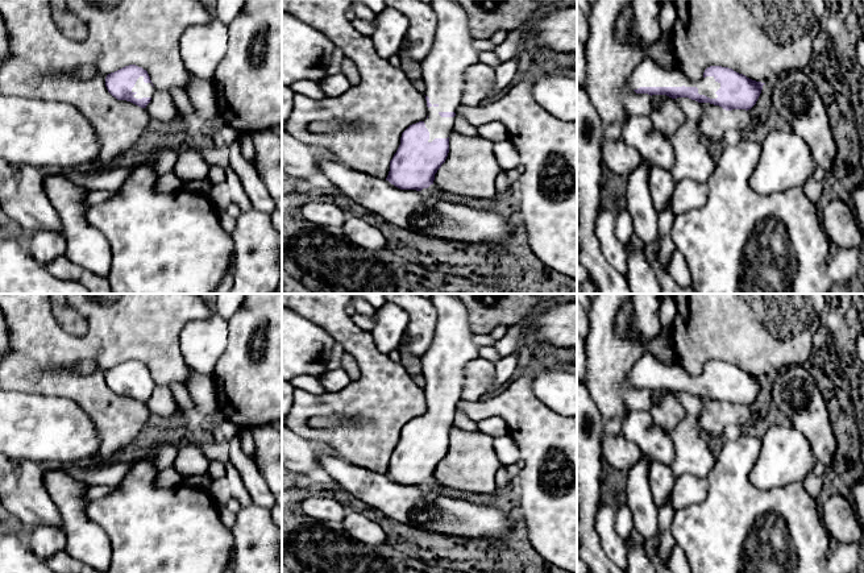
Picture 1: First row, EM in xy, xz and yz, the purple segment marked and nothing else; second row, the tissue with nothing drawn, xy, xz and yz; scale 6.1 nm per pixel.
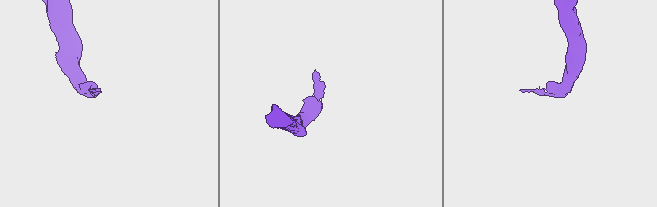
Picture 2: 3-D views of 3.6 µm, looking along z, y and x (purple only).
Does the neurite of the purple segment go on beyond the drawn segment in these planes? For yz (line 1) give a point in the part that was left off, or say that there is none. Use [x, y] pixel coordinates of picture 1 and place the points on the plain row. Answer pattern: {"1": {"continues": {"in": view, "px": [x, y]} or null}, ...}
{"1": {"continues": {"in": "yz", "px": [647, 369]}}}

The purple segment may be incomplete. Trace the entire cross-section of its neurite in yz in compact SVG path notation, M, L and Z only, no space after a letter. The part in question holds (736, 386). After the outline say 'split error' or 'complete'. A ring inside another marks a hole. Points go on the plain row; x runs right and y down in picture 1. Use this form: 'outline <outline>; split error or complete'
outline M648 352L634 364L627 377L627 382L636 389L689 393L698 398L719 400L726 406L751 404L764 379L722 361L707 362L703 373L693 377L676 362L662 364Z; split error

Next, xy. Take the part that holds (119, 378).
outline M136 360L108 369L105 382L117 395L126 395L141 403L146 403L157 387L148 366Z; split error

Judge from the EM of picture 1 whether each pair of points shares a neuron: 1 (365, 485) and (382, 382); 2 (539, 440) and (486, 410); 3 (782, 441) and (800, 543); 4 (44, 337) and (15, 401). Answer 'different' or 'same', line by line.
1: different
2: same
3: different
4: different

